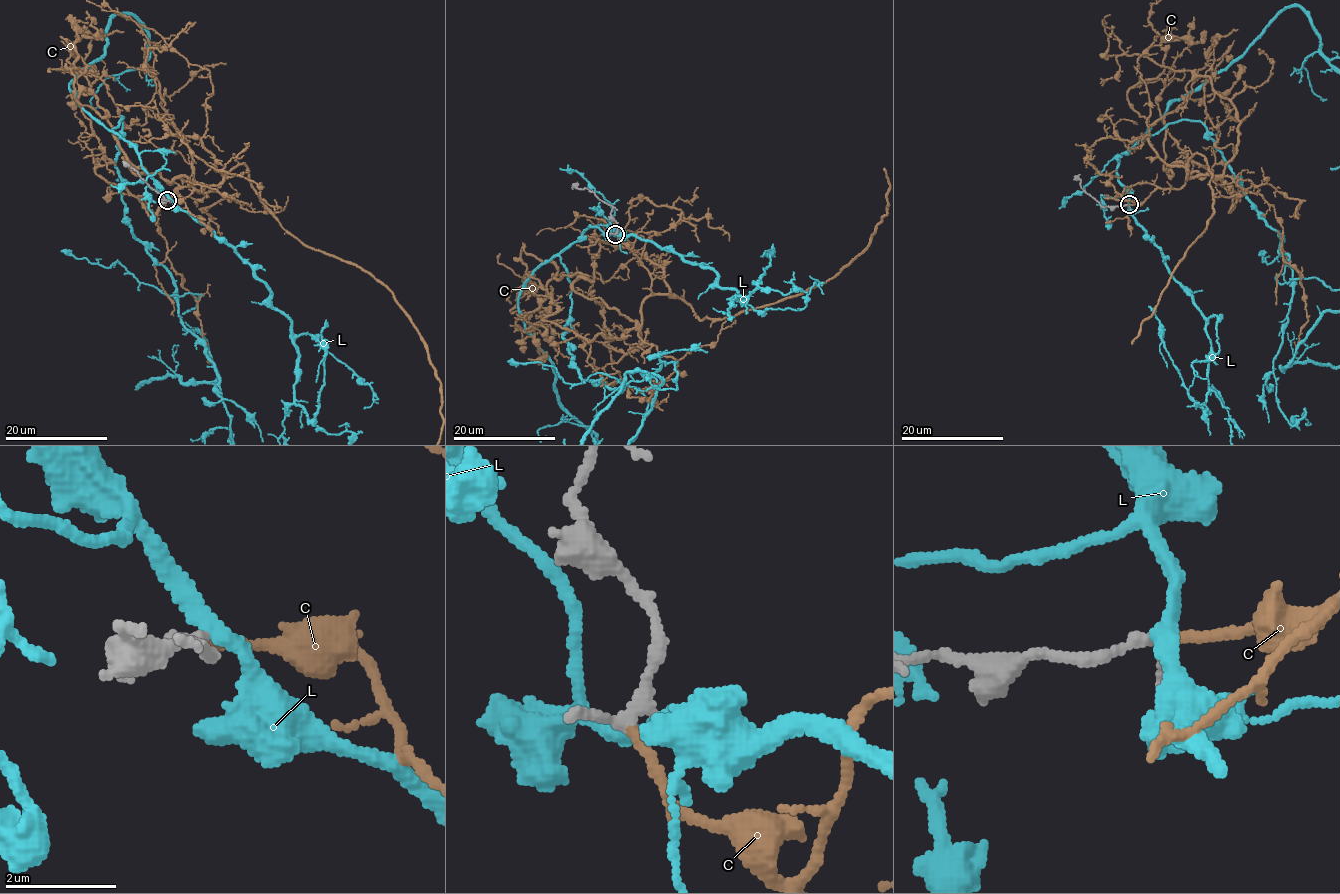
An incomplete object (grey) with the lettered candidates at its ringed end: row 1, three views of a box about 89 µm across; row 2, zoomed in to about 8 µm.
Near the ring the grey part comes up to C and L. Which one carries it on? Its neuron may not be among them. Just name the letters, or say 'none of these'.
C

